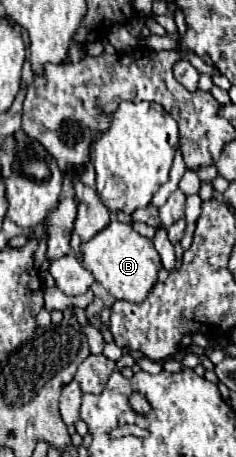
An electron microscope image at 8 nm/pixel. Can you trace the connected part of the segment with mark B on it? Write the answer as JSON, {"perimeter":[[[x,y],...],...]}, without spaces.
{"perimeter":[[[112,216],[110,224],[98,232],[92,240],[80,244],[82,252],[82,264],[96,282],[100,282],[116,300],[126,300],[126,302],[142,302],[150,288],[154,286],[158,278],[158,270],[162,266],[160,256],[156,254],[156,248],[152,246],[152,240],[140,236],[130,224],[122,224]]]}

